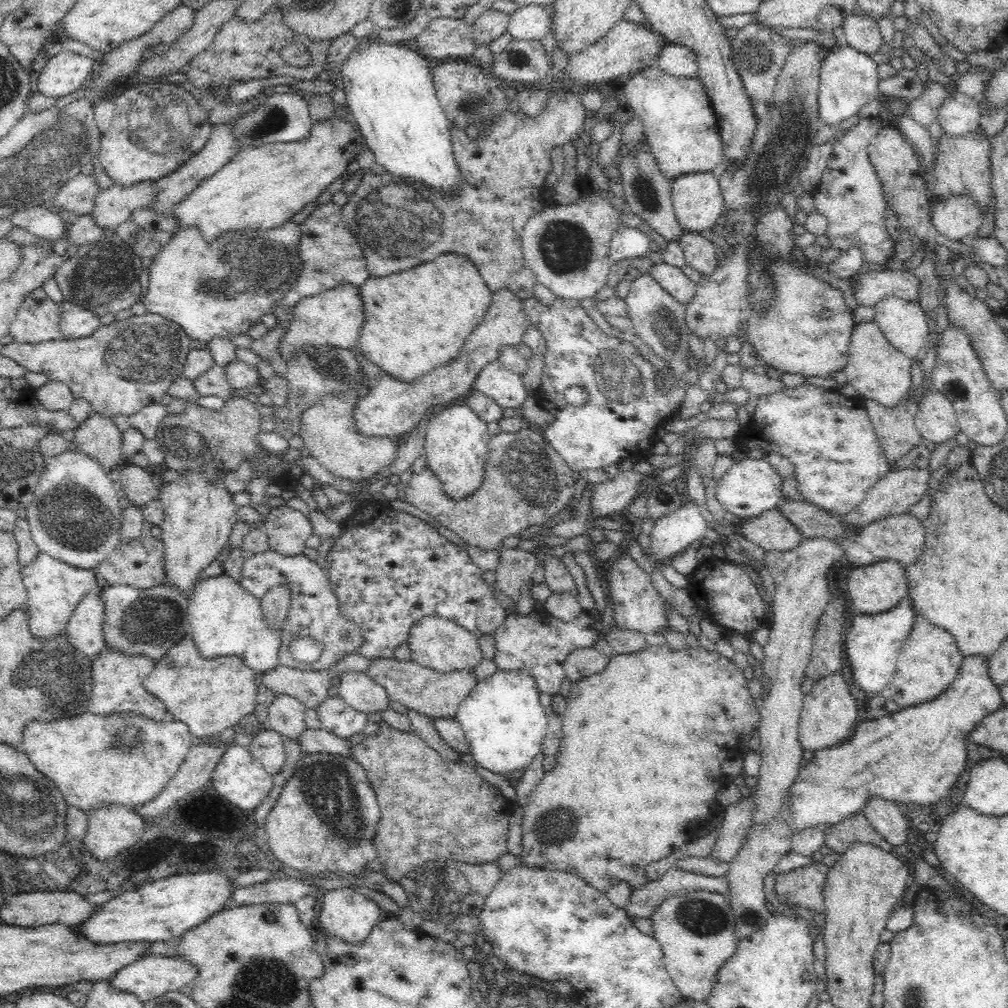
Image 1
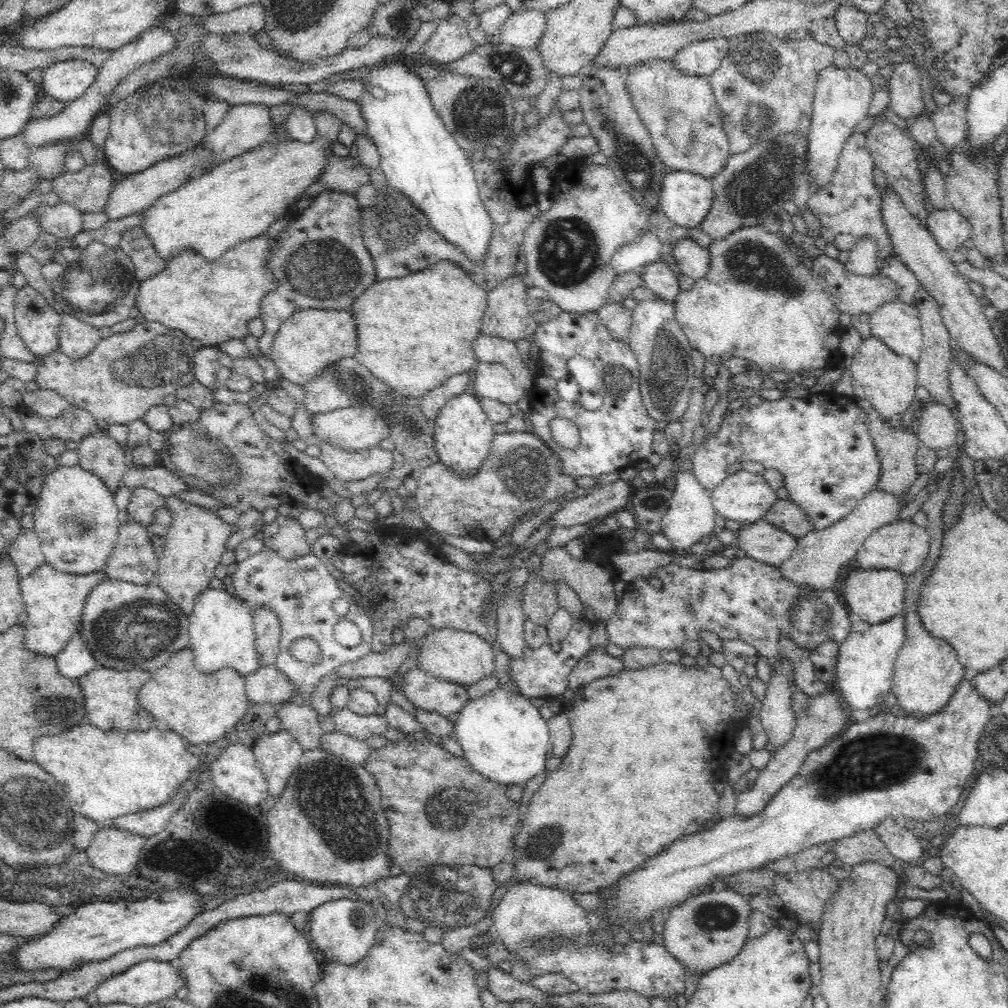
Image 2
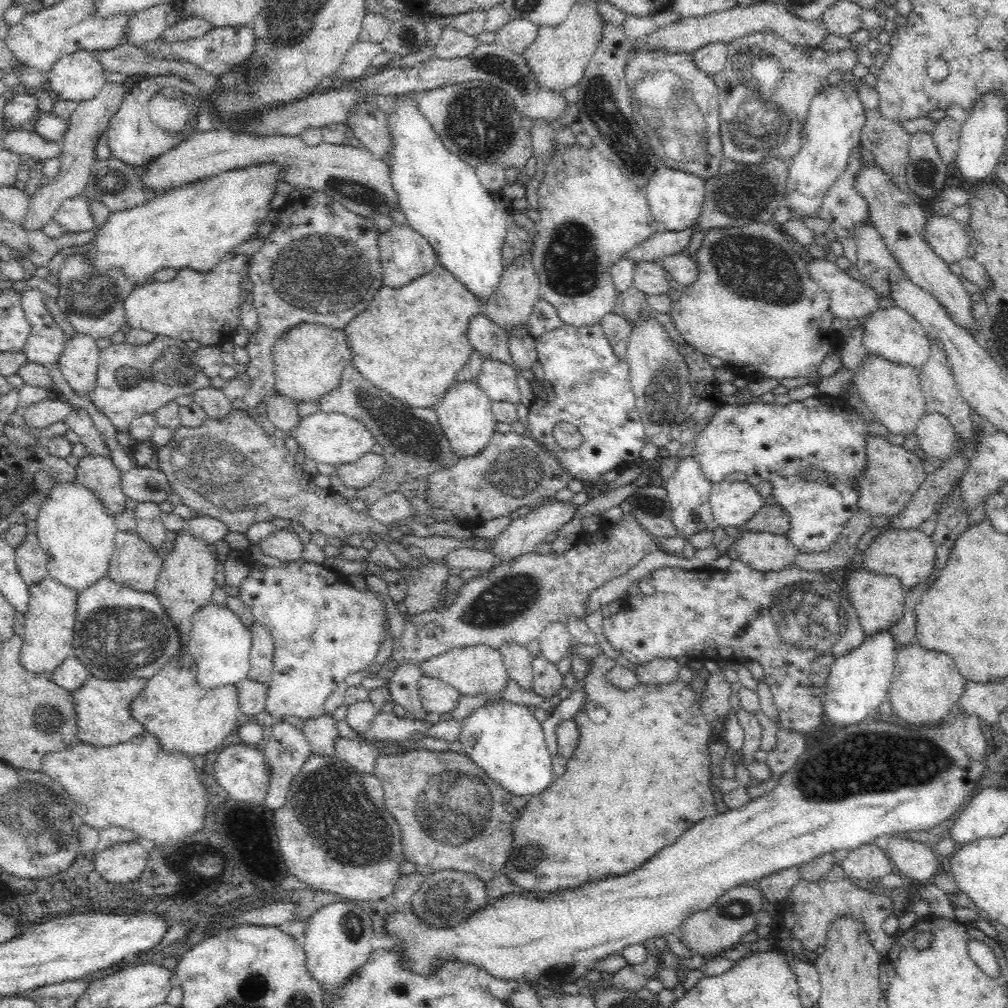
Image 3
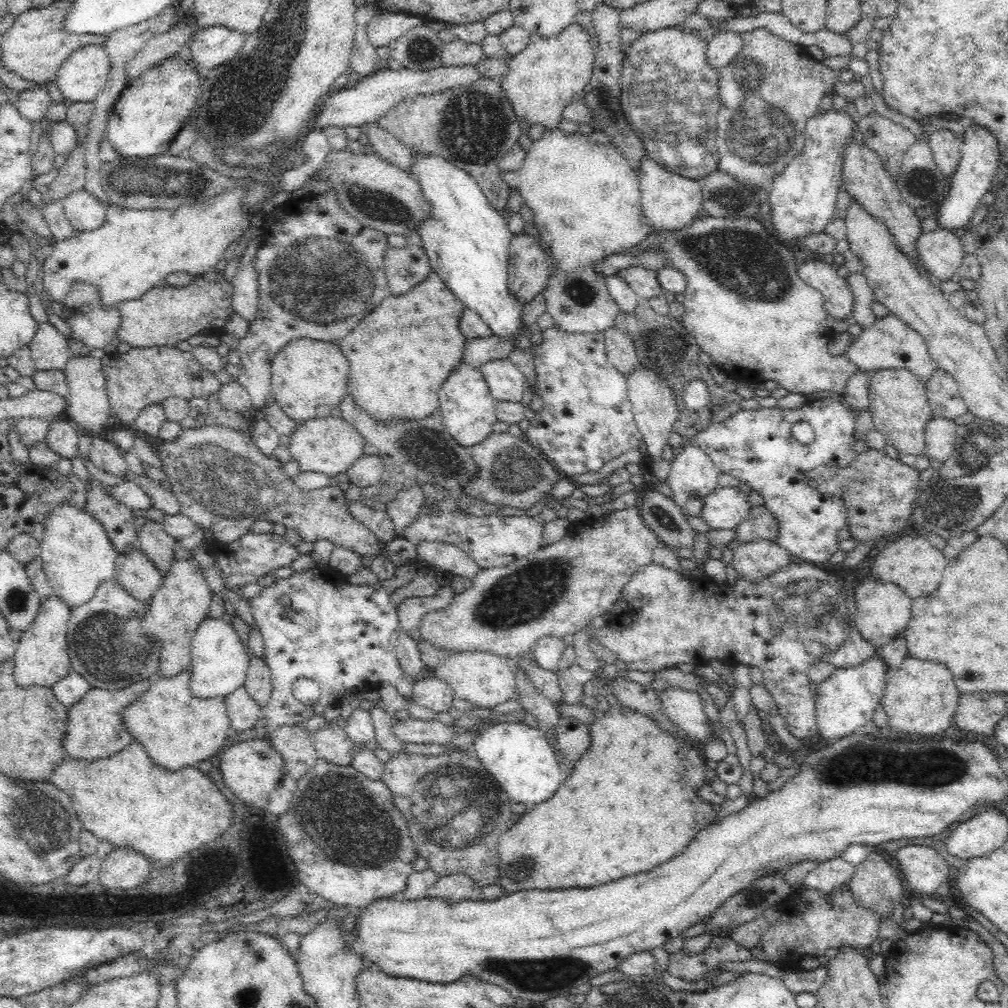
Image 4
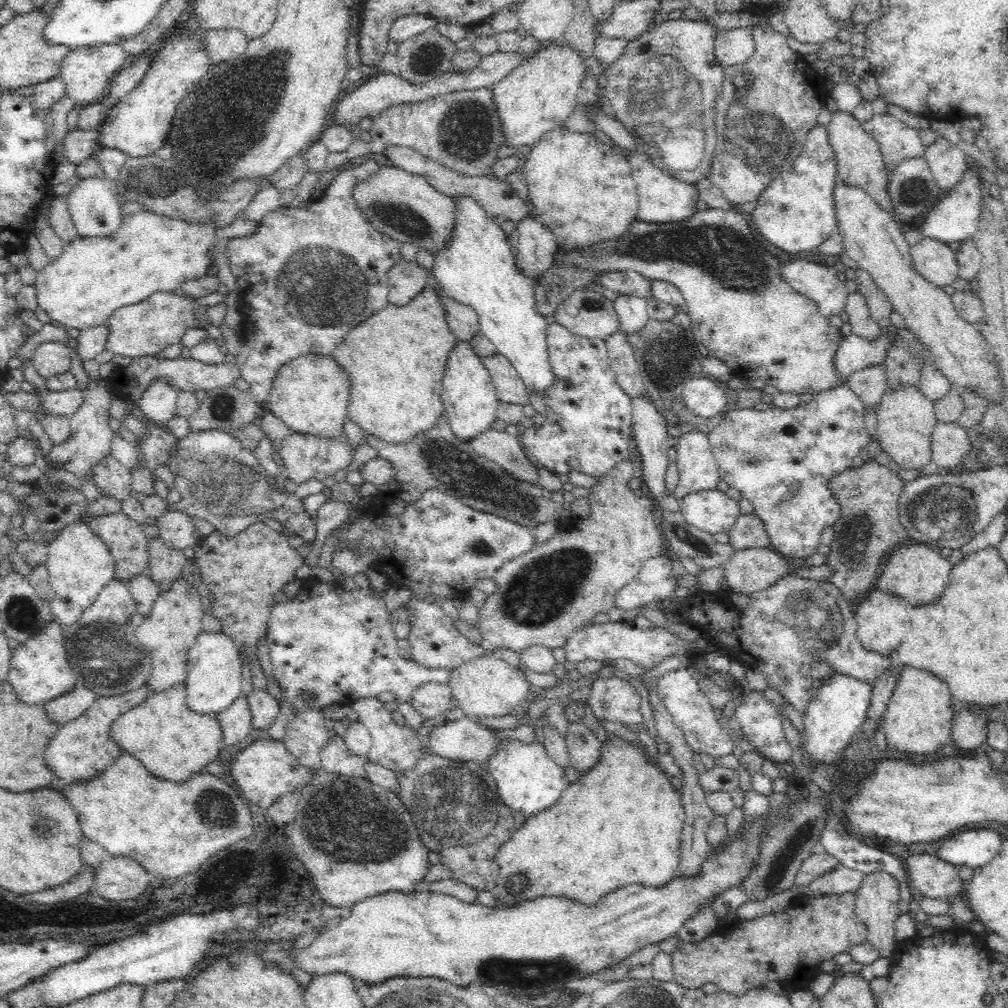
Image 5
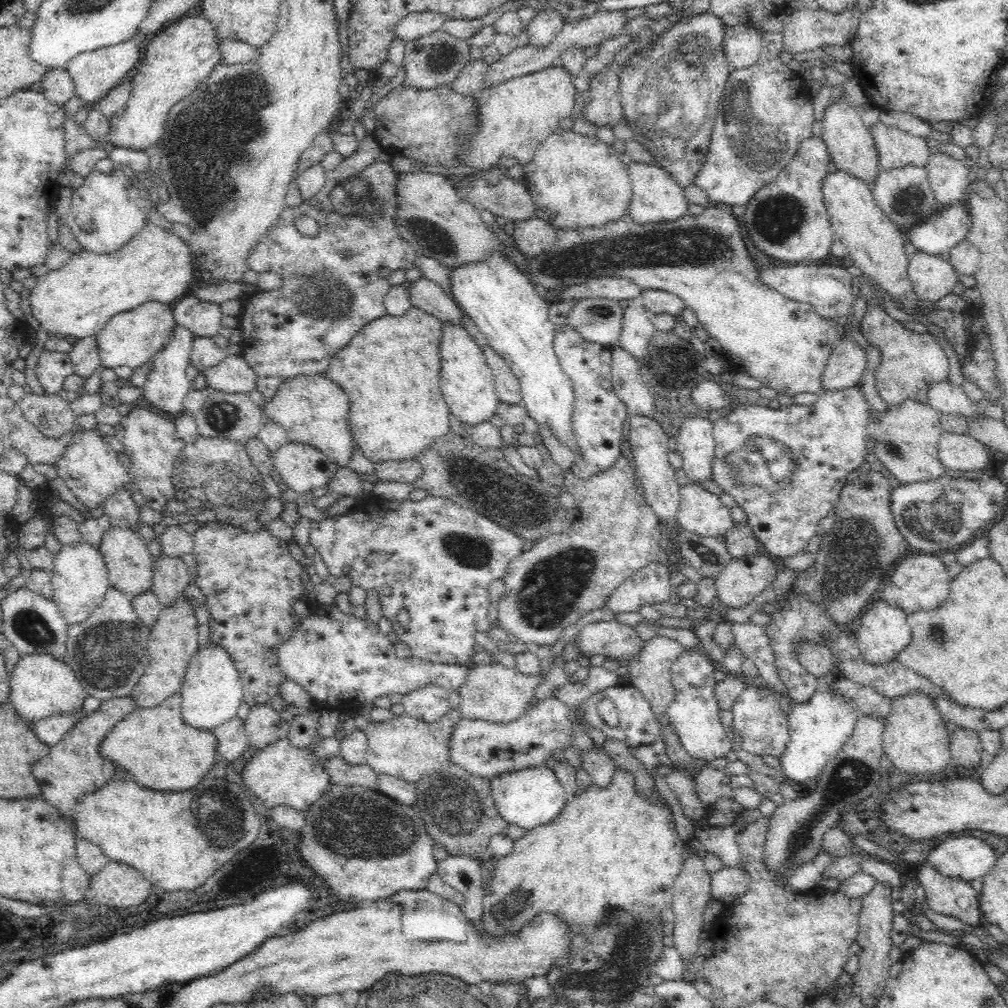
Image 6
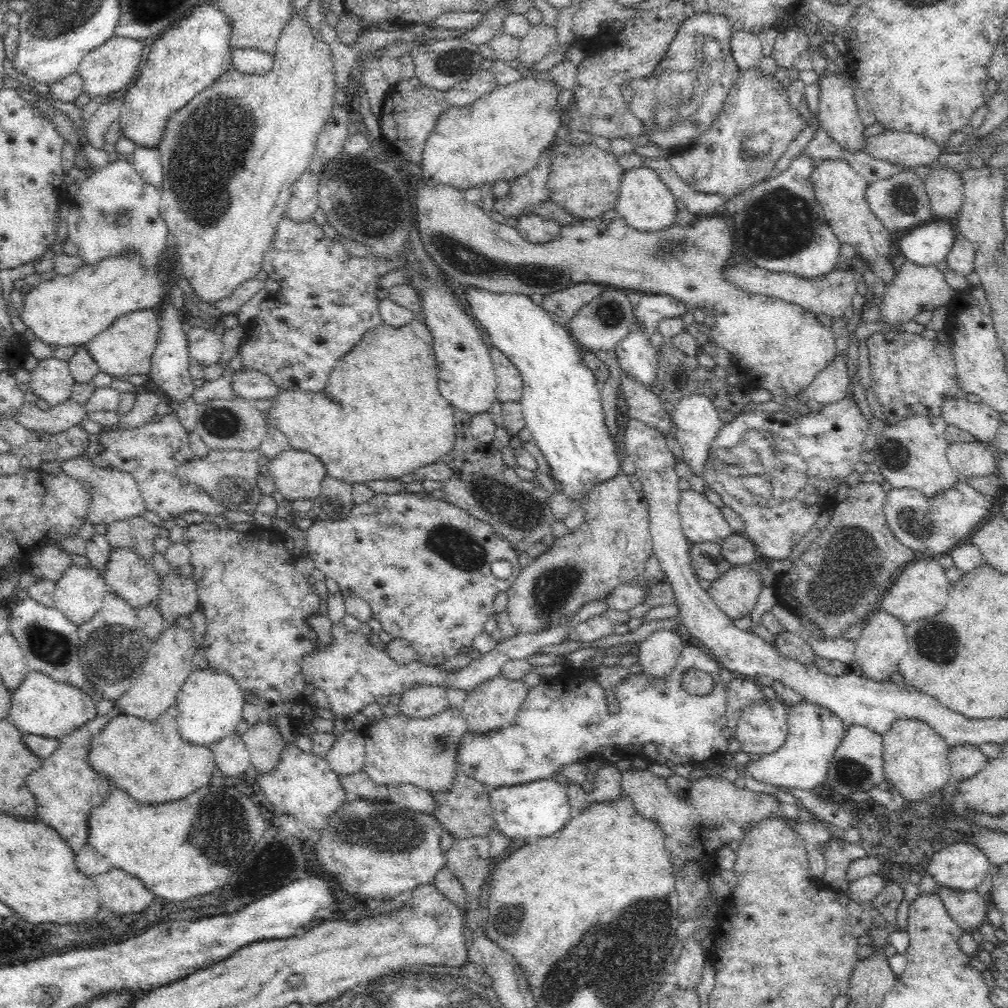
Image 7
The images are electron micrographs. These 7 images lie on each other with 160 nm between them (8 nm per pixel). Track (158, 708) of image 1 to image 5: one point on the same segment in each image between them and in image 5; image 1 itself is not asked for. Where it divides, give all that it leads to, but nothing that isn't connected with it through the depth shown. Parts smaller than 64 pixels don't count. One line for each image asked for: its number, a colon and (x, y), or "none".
2: (110, 696)
3: (103, 707)
4: (95, 729)
5: (80, 749)

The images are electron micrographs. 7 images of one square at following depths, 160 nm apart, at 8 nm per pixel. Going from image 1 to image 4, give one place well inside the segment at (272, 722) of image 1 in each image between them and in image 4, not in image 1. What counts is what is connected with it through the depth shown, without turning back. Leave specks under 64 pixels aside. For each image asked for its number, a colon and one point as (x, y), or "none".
2: (301, 721)
3: (321, 732)
4: (331, 742)

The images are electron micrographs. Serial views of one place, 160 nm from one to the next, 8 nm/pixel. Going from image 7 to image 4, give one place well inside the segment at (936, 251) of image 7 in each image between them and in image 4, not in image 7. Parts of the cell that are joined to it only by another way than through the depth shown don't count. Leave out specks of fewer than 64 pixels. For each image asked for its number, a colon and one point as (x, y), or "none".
4: (980, 159)
5: (956, 217)
6: (945, 229)

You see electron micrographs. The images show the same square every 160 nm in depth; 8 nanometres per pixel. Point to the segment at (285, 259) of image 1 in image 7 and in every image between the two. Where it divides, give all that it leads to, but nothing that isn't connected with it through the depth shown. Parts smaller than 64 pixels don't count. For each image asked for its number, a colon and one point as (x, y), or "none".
2: (213, 301)
3: (205, 307)
4: (166, 314)
5: (143, 329)
6: (131, 338)
7: (125, 348)

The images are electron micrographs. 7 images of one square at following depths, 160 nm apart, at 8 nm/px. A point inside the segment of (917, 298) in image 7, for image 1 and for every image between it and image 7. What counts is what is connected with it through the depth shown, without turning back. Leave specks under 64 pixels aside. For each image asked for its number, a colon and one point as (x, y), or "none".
1: (954, 217)
2: (951, 230)
3: (946, 237)
4: (941, 252)
5: (935, 261)
6: (932, 277)

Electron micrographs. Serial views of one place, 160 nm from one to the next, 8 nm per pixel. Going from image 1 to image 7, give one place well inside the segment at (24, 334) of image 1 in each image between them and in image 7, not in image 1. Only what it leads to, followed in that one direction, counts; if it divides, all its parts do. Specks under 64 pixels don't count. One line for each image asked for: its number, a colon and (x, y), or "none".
2: (38, 324)
3: (45, 343)
4: (49, 349)
5: (50, 358)
6: (52, 368)
7: (51, 380)

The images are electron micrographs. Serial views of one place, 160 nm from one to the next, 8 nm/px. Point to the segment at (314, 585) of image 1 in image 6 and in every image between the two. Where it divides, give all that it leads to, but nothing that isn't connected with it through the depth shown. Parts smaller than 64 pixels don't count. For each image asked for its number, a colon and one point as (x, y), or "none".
2: (301, 591)
3: (323, 629)
4: (314, 624)
5: (340, 645)
6: (339, 659)

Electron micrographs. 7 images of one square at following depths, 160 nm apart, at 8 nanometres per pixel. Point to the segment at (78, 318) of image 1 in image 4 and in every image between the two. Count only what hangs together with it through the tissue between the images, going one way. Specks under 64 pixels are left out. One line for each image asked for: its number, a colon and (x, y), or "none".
2: (77, 339)
3: (78, 362)
4: (88, 405)

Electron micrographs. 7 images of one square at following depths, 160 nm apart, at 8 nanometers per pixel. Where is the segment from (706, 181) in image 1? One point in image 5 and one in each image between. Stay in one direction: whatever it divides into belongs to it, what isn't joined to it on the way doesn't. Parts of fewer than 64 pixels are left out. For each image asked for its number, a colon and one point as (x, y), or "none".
2: (685, 199)
3: (676, 199)
4: (669, 201)
5: (662, 198)

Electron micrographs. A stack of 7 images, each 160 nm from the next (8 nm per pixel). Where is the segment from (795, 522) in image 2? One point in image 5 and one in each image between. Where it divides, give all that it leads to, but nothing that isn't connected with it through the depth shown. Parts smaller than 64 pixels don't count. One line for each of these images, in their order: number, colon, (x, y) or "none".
3: (773, 519)
4: (760, 524)
5: (748, 532)

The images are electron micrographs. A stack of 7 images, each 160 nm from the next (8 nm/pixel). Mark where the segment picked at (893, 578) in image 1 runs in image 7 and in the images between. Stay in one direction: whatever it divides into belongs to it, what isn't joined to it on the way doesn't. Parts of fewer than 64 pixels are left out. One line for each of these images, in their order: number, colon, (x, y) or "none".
2: (875, 596)
3: (879, 600)
4: (883, 610)
5: (882, 619)
6: (882, 632)
7: (882, 643)

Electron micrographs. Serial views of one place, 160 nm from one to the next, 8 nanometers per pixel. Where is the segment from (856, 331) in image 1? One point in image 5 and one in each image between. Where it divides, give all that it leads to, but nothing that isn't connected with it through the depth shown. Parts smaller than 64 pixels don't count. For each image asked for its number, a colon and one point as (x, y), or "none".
2: (888, 380)
3: (893, 393)
4: (899, 406)
5: (905, 417)

